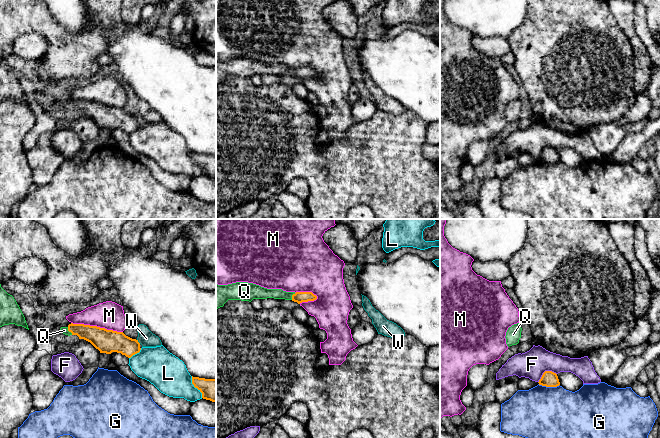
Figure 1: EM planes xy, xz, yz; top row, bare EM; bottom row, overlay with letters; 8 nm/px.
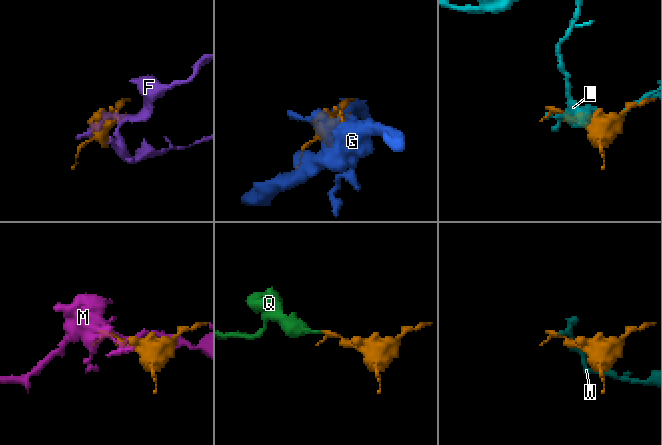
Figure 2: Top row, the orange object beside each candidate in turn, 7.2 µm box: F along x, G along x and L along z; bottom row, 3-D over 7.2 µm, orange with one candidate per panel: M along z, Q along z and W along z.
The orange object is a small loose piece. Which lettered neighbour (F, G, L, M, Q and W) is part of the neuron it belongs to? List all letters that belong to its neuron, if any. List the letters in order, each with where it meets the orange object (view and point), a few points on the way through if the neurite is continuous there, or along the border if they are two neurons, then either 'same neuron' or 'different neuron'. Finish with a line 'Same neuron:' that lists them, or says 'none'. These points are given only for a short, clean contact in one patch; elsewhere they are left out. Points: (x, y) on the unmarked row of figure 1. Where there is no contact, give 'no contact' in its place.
F: contact yz (545, 147); border yz (556, 149), (545, 147), (538, 158); different neuron
G: contact yz (549, 162); different neuron
L: contact xy (195, 163); different neuron
M: contact xy (96, 102); different neuron
Q: contact xy (69, 107); way xy (99, 113), (83, 107), (69, 107), (64, 106); same neuron
W: contact xy (137, 117); border xy (137, 115), (140, 119); different neuron
Same neuron: Q

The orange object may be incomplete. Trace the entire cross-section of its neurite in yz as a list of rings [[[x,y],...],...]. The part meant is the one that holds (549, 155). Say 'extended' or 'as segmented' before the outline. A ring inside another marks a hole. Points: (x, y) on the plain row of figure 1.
as segmented; [[[545,147],[538,159],[546,163],[557,163],[560,161],[557,150],[552,147]]]

